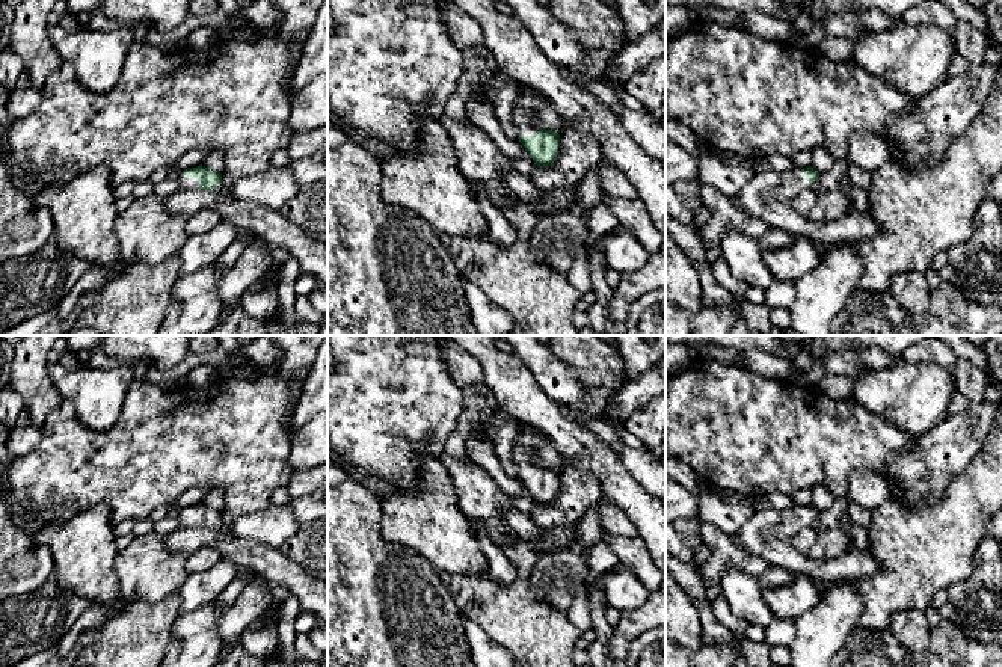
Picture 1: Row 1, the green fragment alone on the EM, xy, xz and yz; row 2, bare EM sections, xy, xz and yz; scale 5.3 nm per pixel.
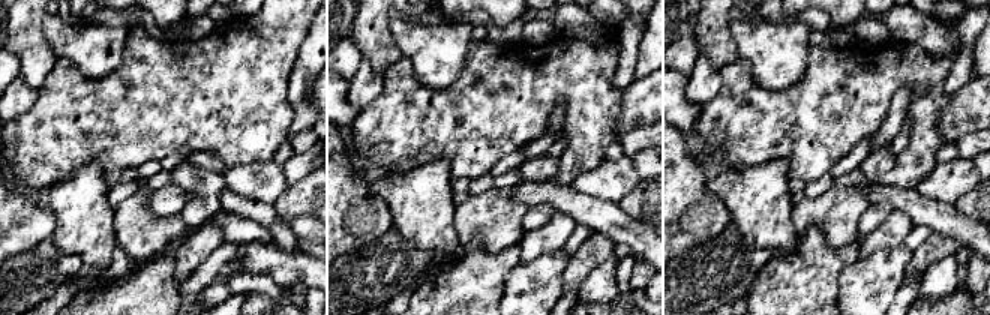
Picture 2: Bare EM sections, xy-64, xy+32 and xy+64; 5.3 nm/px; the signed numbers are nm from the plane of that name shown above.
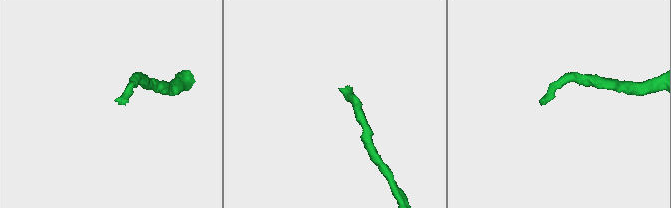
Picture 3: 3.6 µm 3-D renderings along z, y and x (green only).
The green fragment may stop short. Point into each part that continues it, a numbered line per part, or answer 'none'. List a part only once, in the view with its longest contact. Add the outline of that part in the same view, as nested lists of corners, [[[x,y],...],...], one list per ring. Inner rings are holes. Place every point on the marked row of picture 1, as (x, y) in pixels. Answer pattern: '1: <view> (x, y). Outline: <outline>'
1: xy (186, 183). Outline: [[[178,177],[180,189],[193,190],[199,189],[195,177]]]

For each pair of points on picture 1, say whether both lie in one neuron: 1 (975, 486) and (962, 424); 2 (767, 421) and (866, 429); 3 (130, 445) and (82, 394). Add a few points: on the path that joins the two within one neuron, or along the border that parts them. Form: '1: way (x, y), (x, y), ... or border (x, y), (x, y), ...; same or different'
1: border (986, 438), (972, 461), (946, 488); different
2: way (791, 429), (842, 429); same
3: border (126, 393), (107, 429), (79, 421); different

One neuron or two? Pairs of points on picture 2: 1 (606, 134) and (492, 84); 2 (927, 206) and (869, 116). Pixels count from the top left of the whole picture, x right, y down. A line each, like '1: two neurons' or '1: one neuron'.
1: one neuron
2: two neurons

